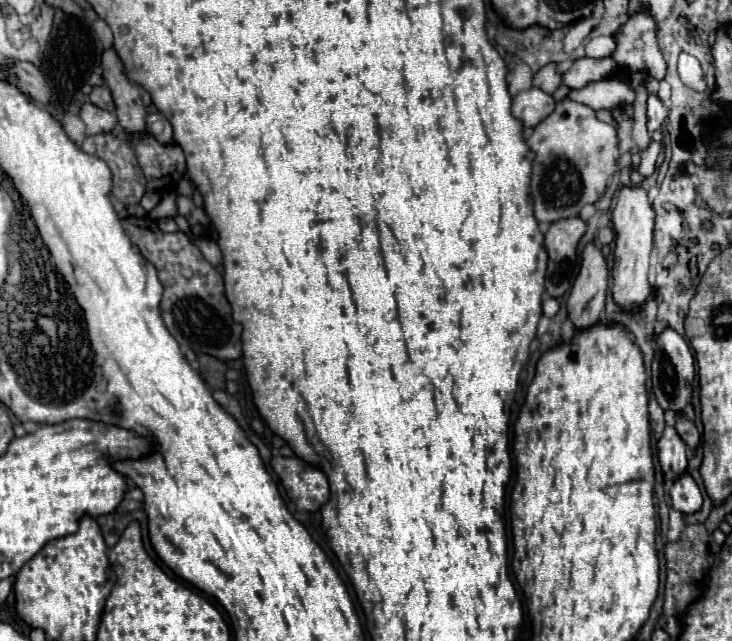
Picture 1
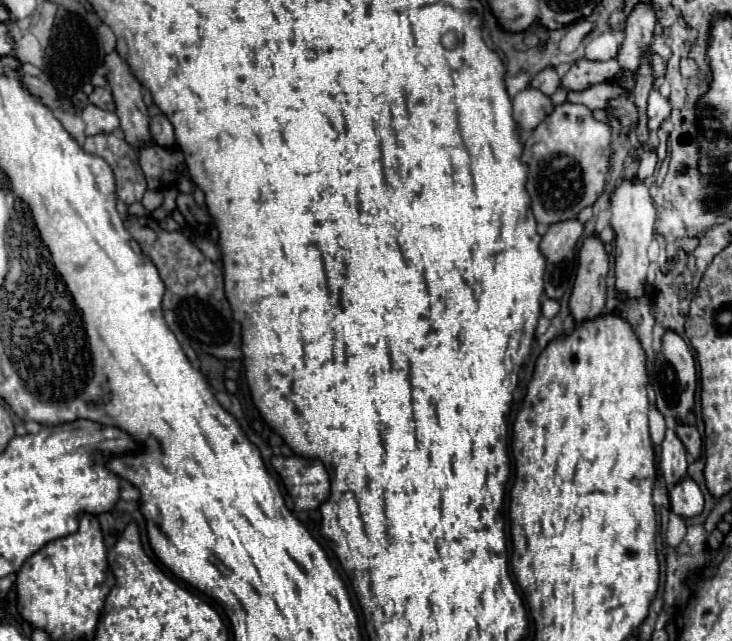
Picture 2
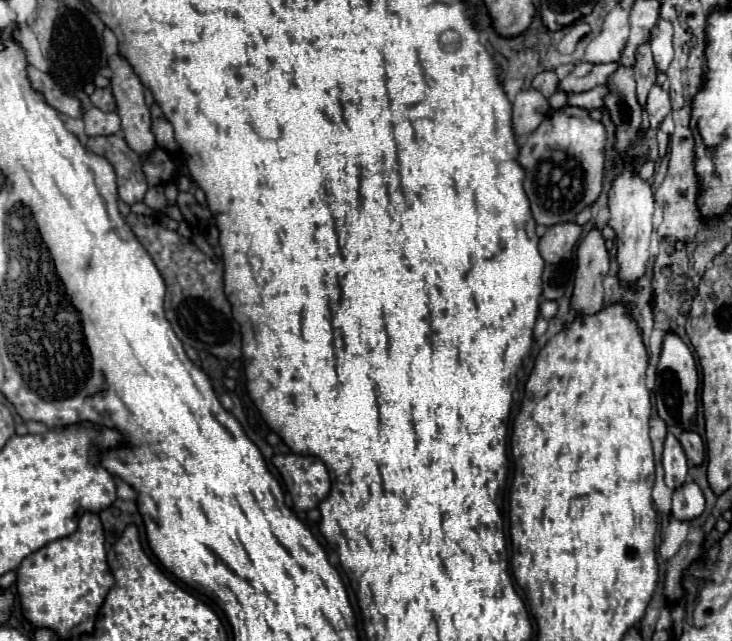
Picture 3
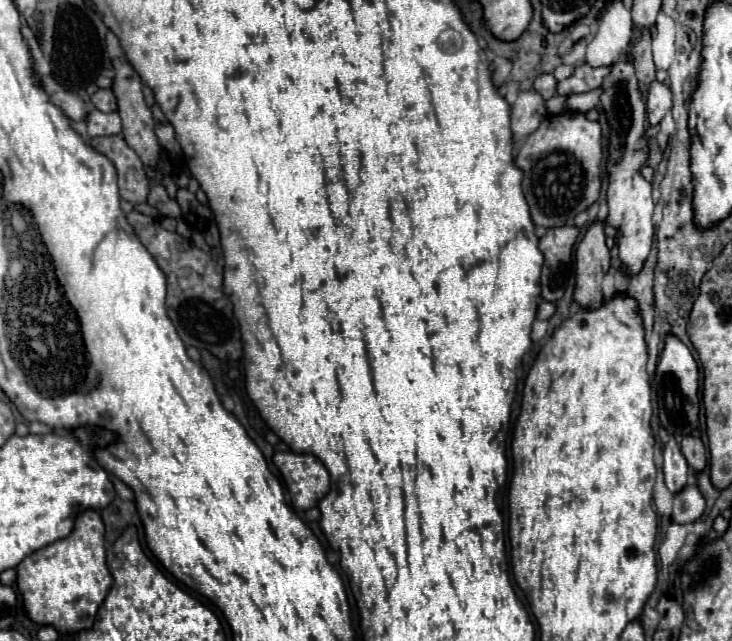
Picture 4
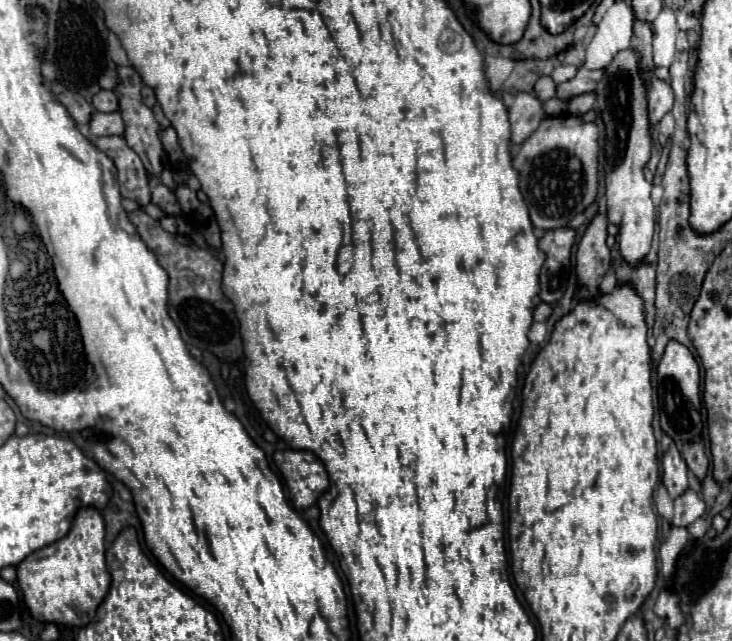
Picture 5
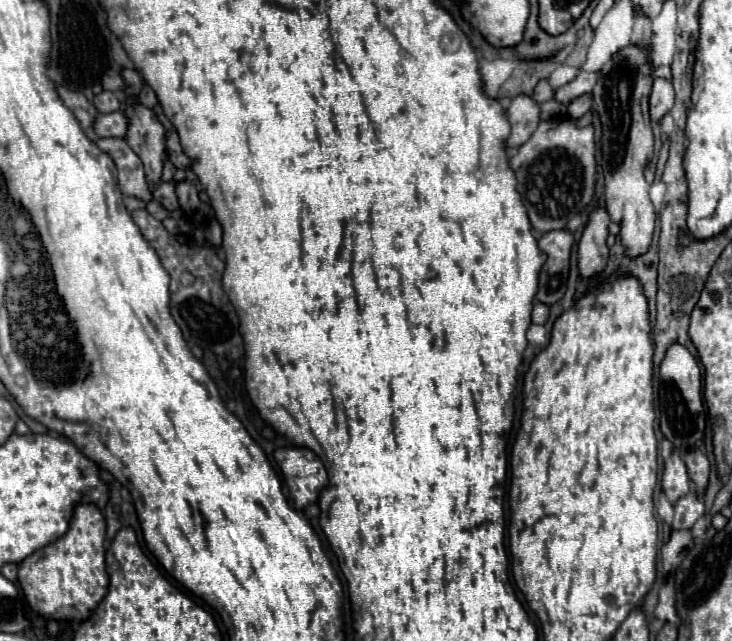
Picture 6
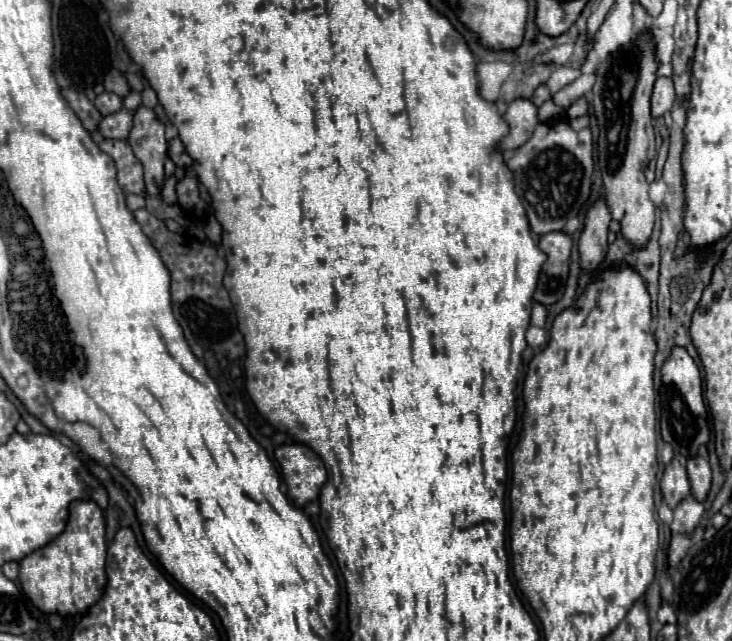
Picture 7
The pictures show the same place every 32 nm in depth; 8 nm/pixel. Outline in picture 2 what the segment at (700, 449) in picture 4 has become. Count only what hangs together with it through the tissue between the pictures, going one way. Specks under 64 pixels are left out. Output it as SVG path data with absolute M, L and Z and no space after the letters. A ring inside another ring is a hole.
M678 424L676 432L678 432L678 438L684 442L688 454L692 458L698 458L700 456L700 448L702 448L702 440L700 440L698 430L692 424Z

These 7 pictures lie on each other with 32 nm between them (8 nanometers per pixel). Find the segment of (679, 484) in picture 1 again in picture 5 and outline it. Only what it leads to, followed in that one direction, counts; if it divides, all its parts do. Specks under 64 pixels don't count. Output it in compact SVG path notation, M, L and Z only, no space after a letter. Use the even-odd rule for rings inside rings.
M688 488L688 492L674 498L674 526L690 526L694 520L698 520L704 514L704 500L702 496Z

